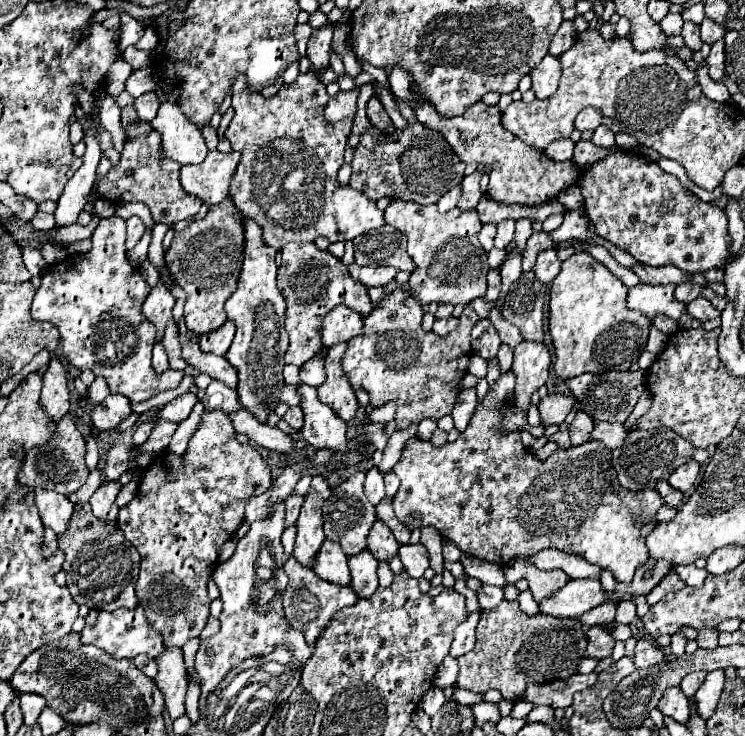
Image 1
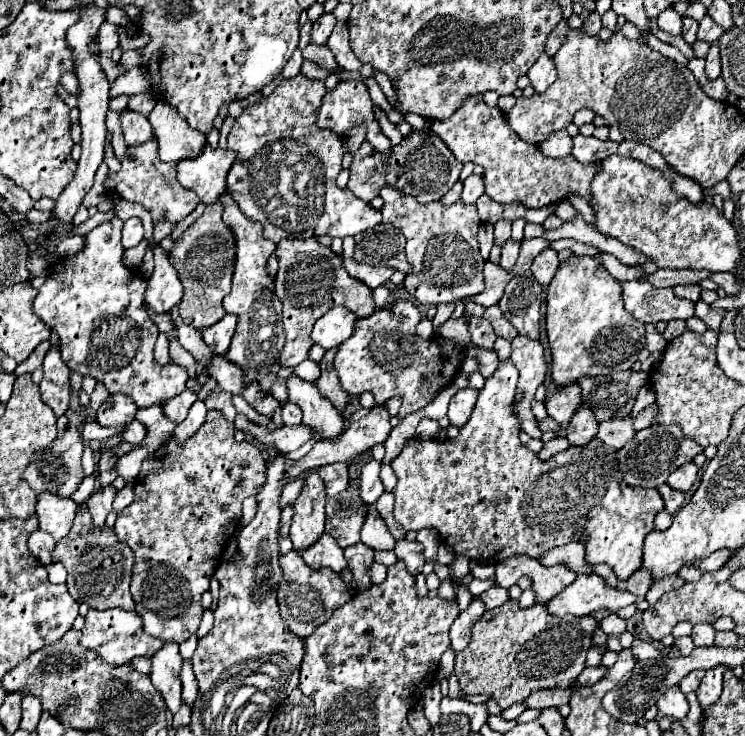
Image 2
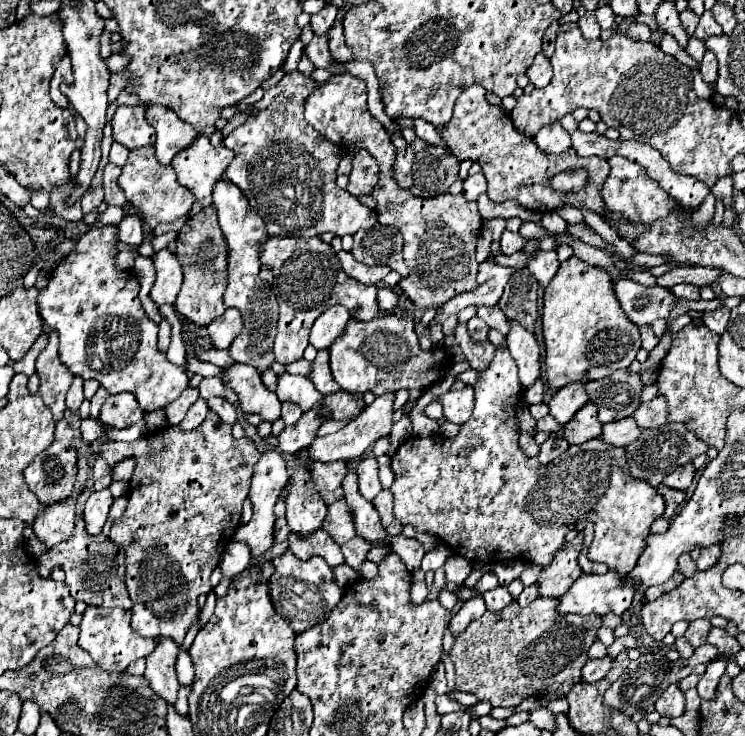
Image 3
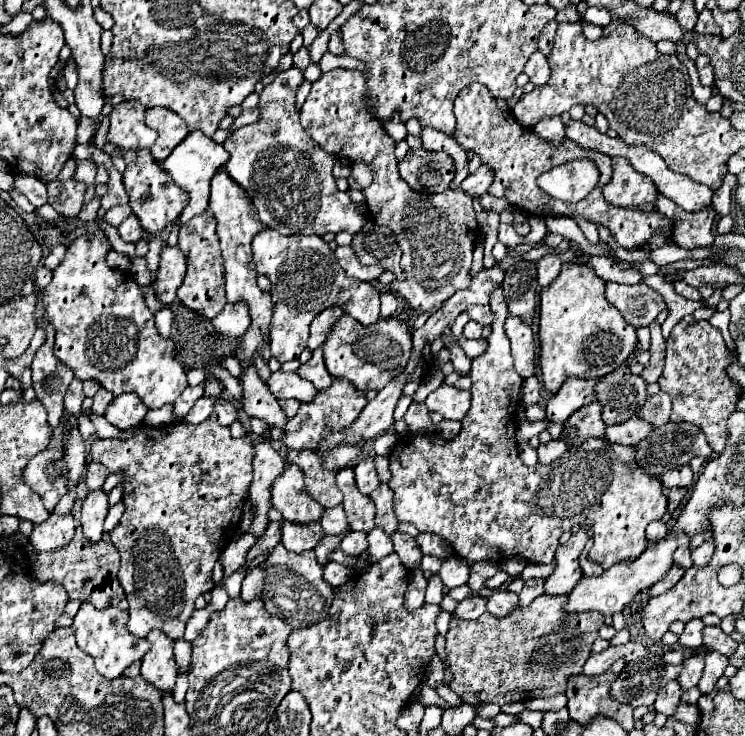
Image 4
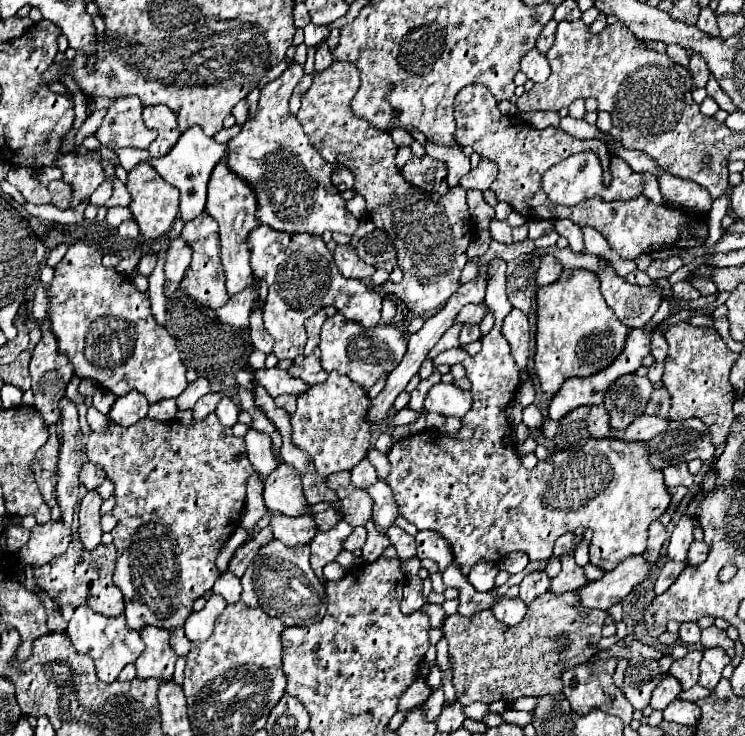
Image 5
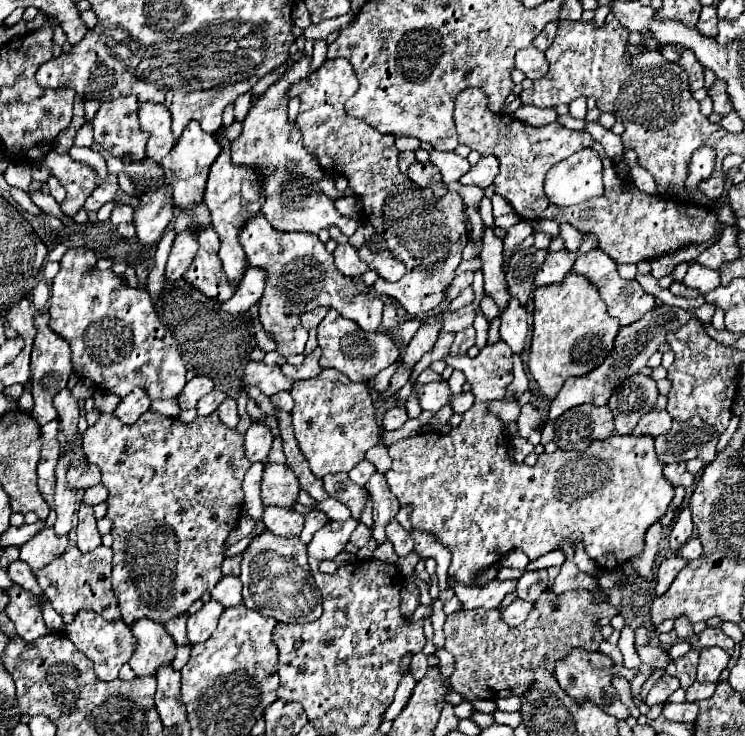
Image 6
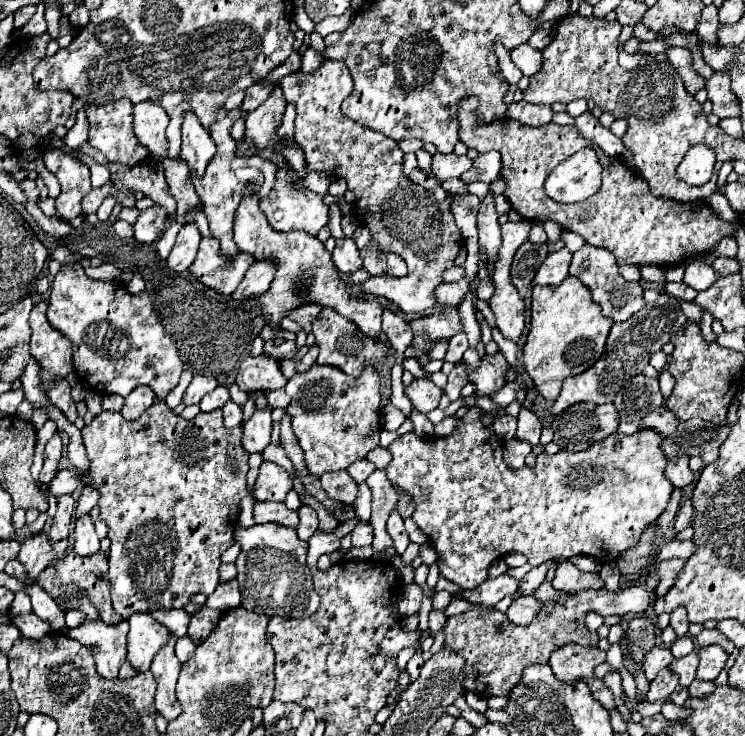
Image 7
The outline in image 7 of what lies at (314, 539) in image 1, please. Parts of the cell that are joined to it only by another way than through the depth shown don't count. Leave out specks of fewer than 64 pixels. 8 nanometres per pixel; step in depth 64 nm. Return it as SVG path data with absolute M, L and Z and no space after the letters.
M262 462L258 478L252 488L252 496L256 500L274 500L282 502L286 492L292 488L292 478L284 468L274 462Z

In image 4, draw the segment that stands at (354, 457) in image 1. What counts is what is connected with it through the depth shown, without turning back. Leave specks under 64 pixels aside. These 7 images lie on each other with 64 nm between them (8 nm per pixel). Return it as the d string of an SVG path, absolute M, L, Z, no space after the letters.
M272 372L266 380L266 386L276 398L296 398L300 402L310 402L316 396L316 388L294 372Z

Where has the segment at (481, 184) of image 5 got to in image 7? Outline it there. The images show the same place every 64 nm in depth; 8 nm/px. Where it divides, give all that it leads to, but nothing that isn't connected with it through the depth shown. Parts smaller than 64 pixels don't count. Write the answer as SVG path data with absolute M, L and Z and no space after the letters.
M490 150L490 152L478 154L478 158L472 164L472 168L468 172L464 172L460 178L464 182L480 180L480 182L490 184L492 180L496 180L500 170L502 170L502 158L500 158L500 154L496 154L496 150Z

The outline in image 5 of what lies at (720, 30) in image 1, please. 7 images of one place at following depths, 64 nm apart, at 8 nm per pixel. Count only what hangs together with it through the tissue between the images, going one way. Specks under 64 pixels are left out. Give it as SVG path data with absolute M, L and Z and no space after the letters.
M706 6L700 10L700 18L696 22L696 28L700 28L702 32L706 32L708 36L718 36L718 26L716 26L716 12Z

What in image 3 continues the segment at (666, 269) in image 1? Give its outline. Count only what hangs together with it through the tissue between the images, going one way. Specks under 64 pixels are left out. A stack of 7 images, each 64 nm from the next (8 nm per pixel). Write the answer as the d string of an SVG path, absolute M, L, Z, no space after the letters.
M688 266L688 268L674 268L658 278L658 286L672 288L674 284L688 283L697 287L709 286L720 280L724 274L722 268L702 268L702 266Z

